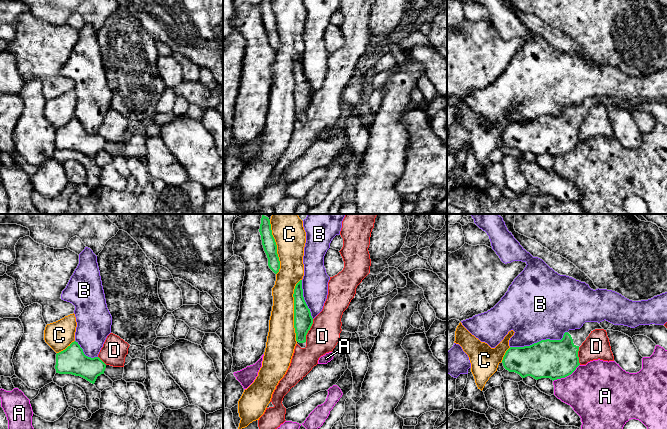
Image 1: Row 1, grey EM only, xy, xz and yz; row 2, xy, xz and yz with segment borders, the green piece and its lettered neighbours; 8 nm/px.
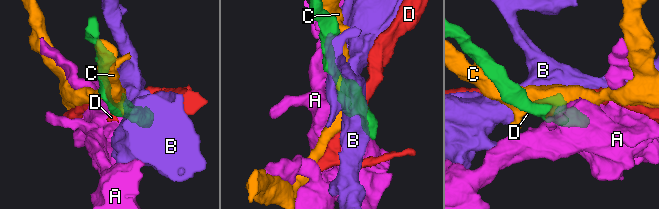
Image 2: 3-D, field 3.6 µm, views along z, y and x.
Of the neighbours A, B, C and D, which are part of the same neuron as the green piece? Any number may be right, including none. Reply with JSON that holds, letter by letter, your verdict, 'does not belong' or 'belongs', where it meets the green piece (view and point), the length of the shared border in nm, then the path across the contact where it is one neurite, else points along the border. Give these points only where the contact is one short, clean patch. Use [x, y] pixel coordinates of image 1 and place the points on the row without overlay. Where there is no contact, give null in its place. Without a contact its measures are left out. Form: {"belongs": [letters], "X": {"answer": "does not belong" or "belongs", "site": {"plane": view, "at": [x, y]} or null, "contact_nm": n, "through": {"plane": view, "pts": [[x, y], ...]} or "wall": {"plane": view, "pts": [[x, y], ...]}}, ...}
{"belongs": [], "A": {"answer": "does not belong", "site": {"plane": "yz", "at": [566, 152]}, "contact_nm": 260}, "B": {"answer": "does not belong", "site": {"plane": "yz", "at": [539, 117]}, "contact_nm": 480}, "C": {"answer": "does not belong", "site": {"plane": "xz", "at": [294, 86]}, "contact_nm": 500}, "D": {"answer": "does not belong", "site": {"plane": "xz", "at": [309, 105]}, "contact_nm": 200}}

